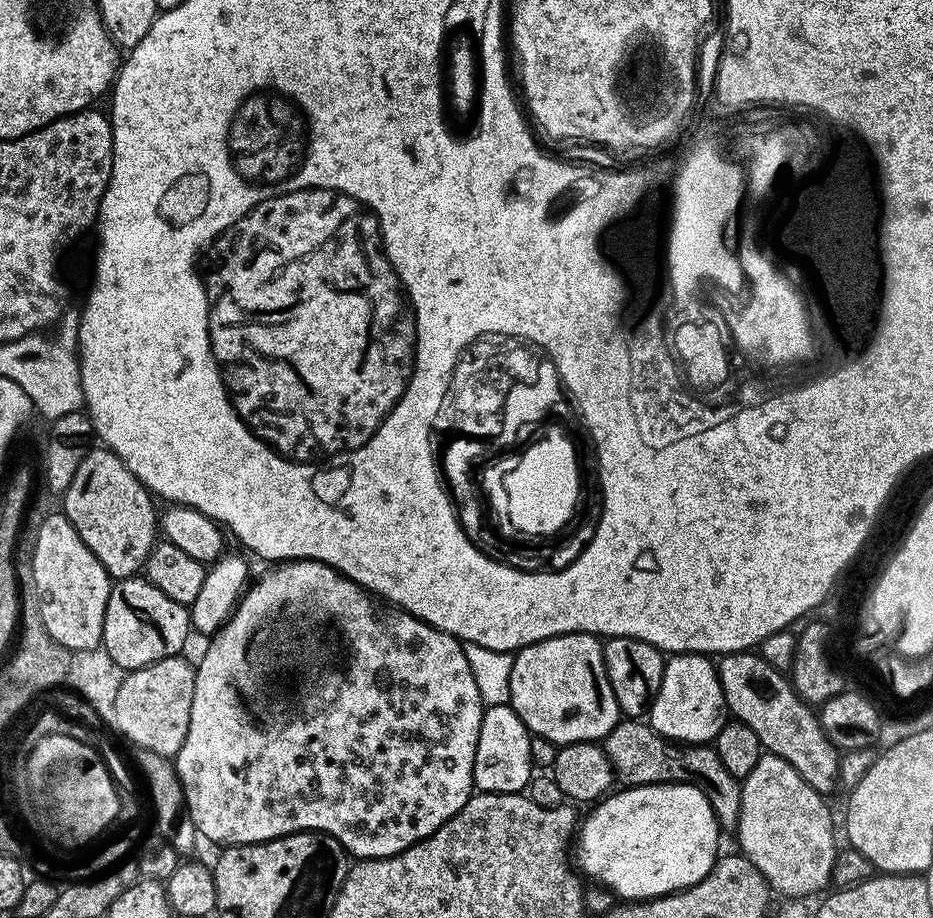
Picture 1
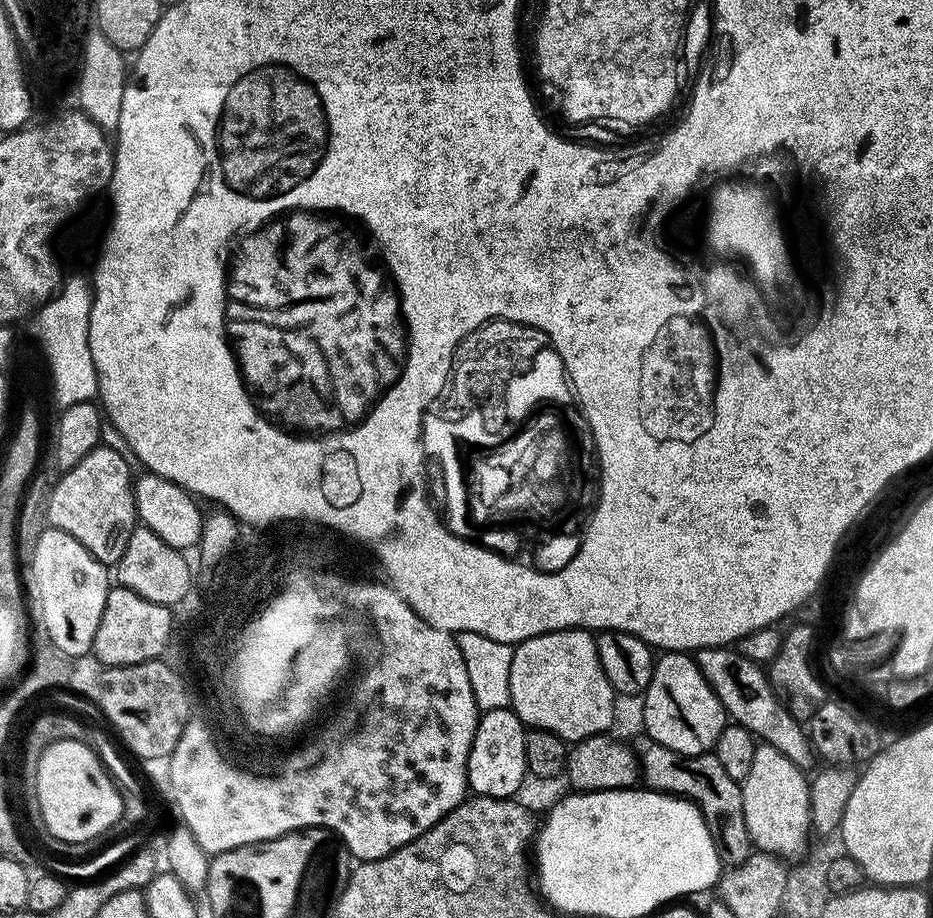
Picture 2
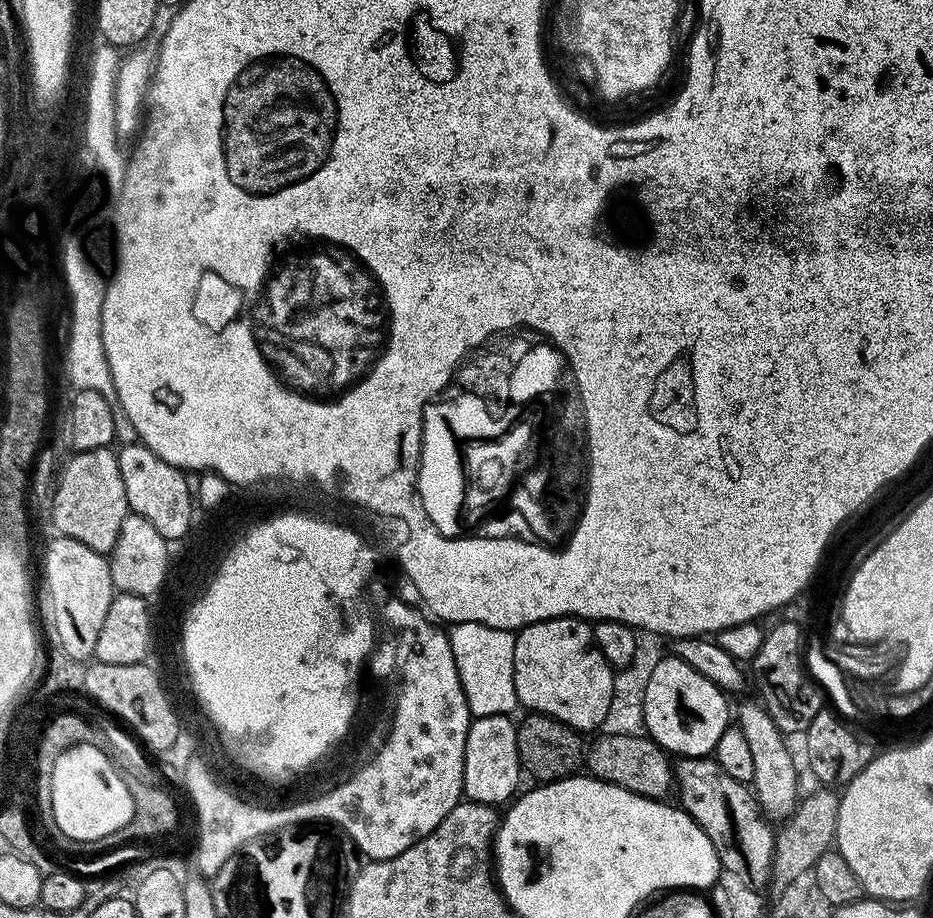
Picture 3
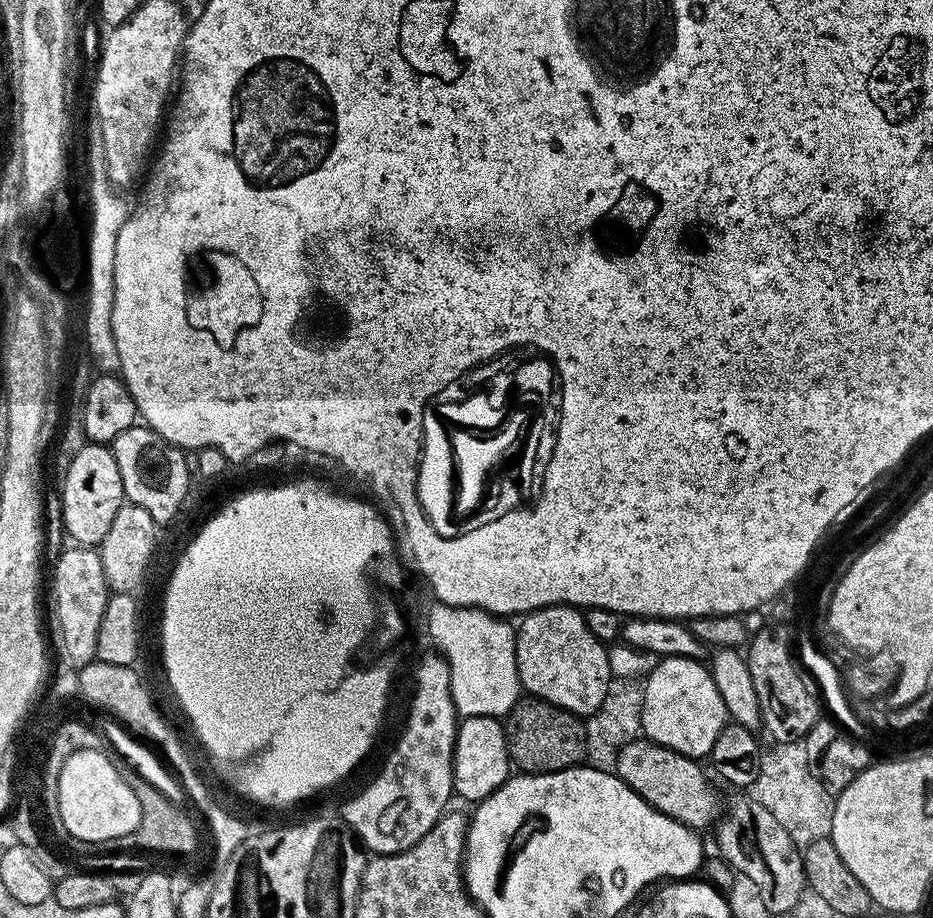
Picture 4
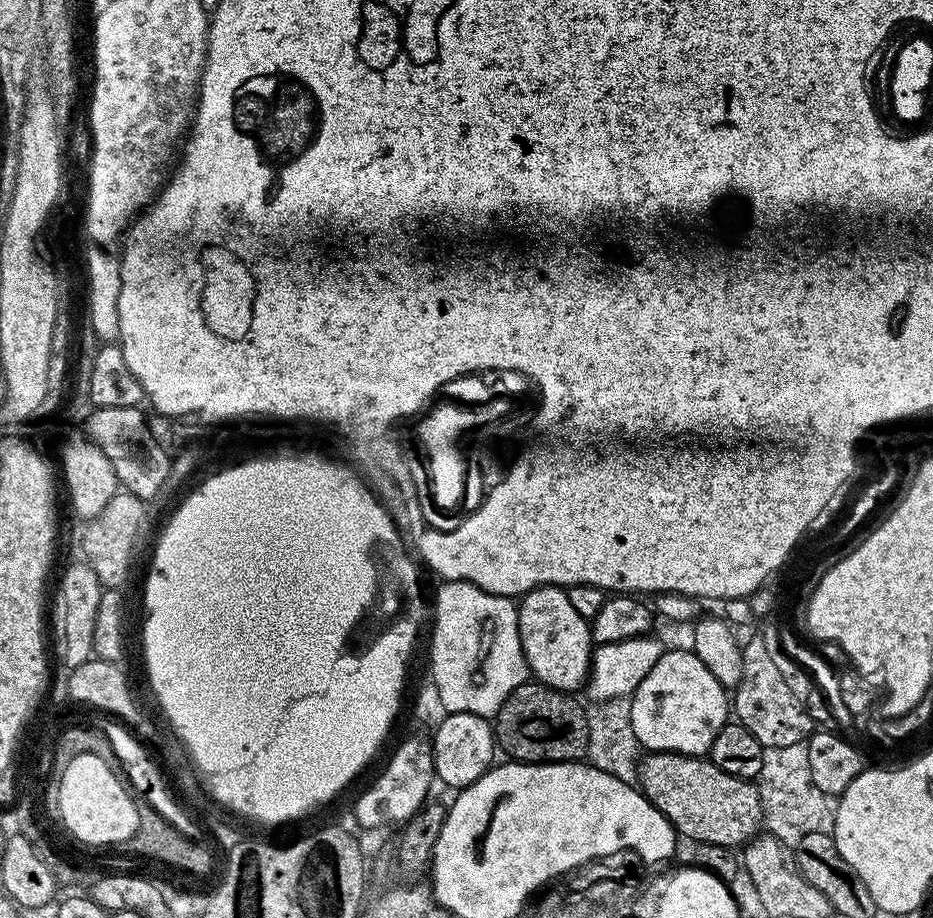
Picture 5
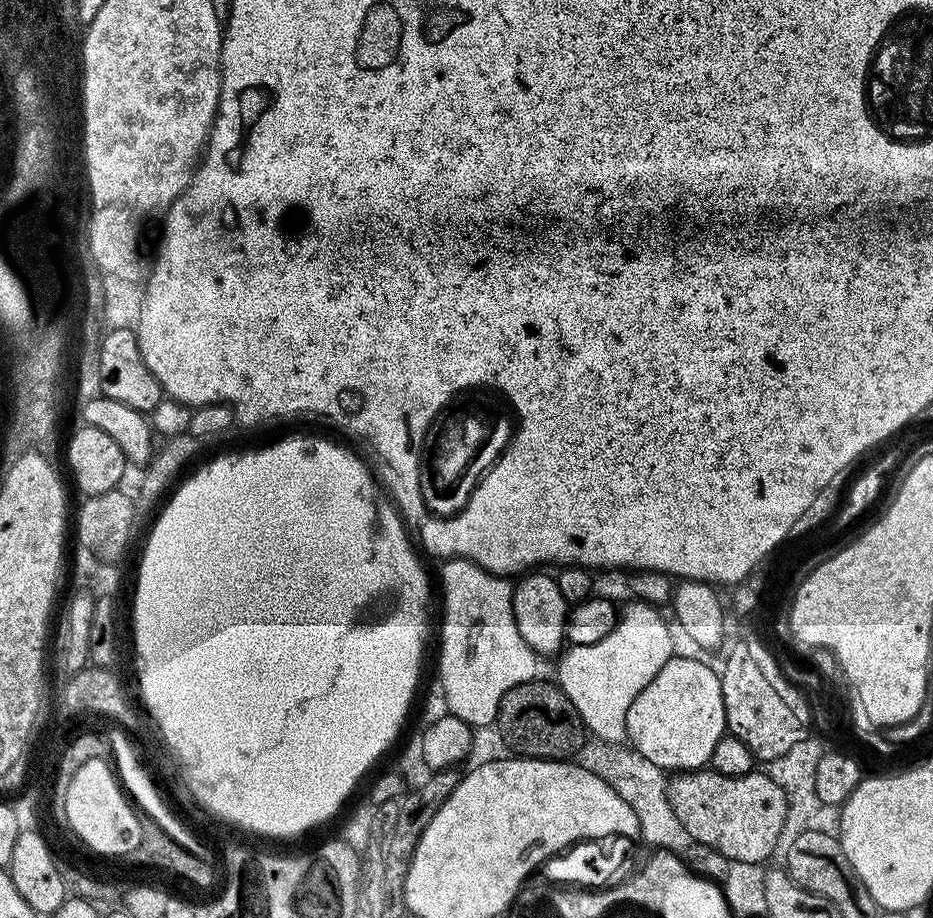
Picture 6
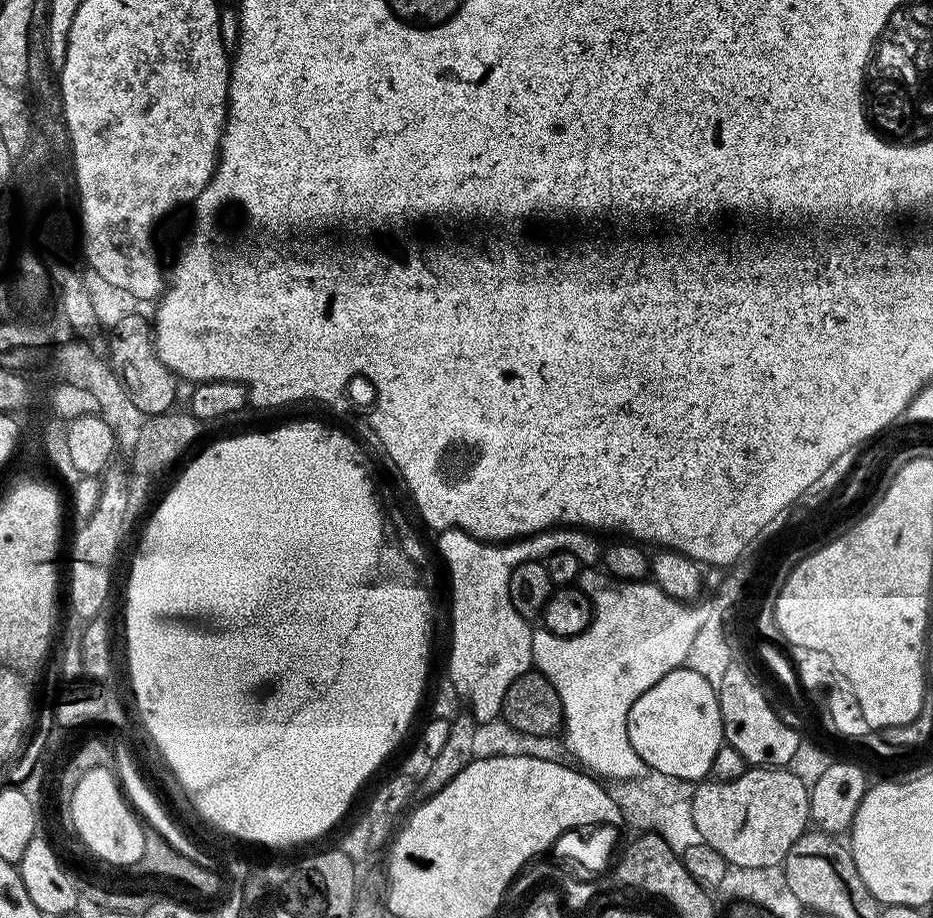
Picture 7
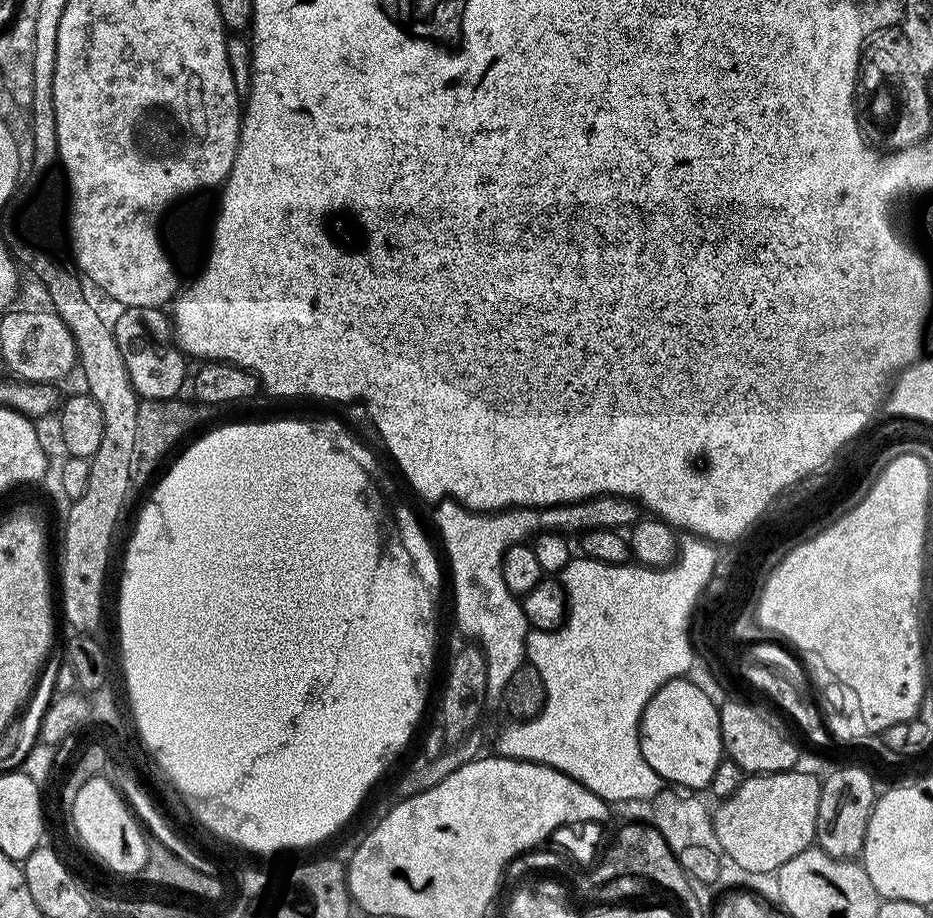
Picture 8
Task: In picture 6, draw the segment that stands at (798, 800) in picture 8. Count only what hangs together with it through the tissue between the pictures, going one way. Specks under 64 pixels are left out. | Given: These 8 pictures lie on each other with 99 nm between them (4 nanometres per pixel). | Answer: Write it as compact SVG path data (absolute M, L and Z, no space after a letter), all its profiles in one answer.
M689 770L673 775L668 781L668 801L678 814L678 822L682 822L685 837L689 841L714 846L718 854L726 854L726 858L736 866L760 866L772 856L772 851L780 848L780 835L788 813L788 799L764 770L754 770L745 776L723 776L711 770Z

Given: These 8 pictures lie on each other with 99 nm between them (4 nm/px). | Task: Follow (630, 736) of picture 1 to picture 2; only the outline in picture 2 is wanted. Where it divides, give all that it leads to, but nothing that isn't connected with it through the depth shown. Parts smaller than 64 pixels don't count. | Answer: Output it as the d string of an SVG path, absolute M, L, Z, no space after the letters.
M647 734L635 737L634 751L640 760L643 783L651 791L690 800L699 808L725 865L740 864L750 855L754 847L751 838L748 837L746 818L742 810L741 781L726 774L722 762L718 762L715 754L712 752L703 752L697 756L678 754L678 750L670 750L654 742Z

